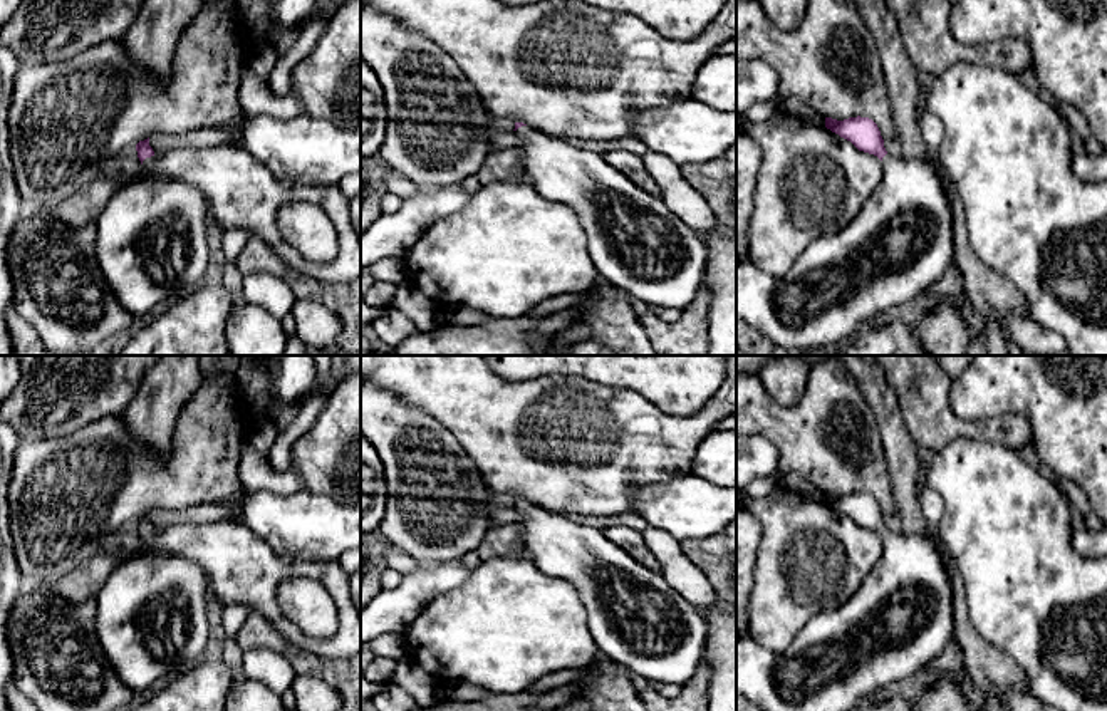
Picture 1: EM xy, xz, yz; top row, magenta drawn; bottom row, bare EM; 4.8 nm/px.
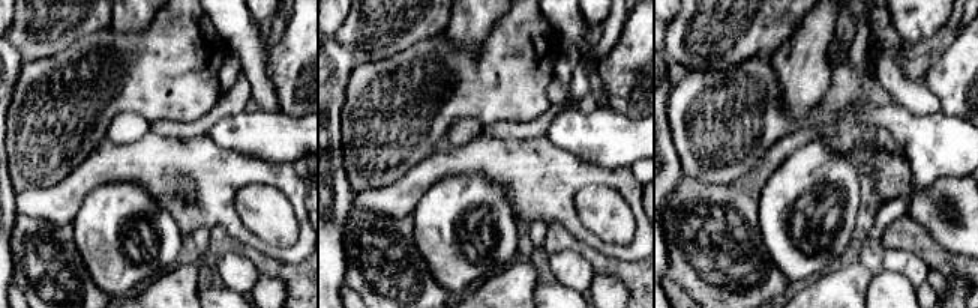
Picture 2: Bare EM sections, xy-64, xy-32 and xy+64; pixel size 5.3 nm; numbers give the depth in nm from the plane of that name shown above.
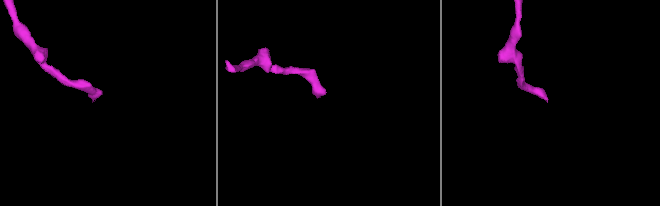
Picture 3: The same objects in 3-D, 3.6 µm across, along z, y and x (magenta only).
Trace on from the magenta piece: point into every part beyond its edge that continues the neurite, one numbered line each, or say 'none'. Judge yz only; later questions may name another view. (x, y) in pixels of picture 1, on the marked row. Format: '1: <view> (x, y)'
1: yz (901, 242)

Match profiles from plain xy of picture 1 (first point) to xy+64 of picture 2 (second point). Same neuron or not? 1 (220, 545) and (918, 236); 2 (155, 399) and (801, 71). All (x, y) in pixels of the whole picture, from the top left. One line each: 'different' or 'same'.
1: different
2: same

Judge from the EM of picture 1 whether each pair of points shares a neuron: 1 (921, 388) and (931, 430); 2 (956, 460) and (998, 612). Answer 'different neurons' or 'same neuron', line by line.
1: same neuron
2: same neuron

